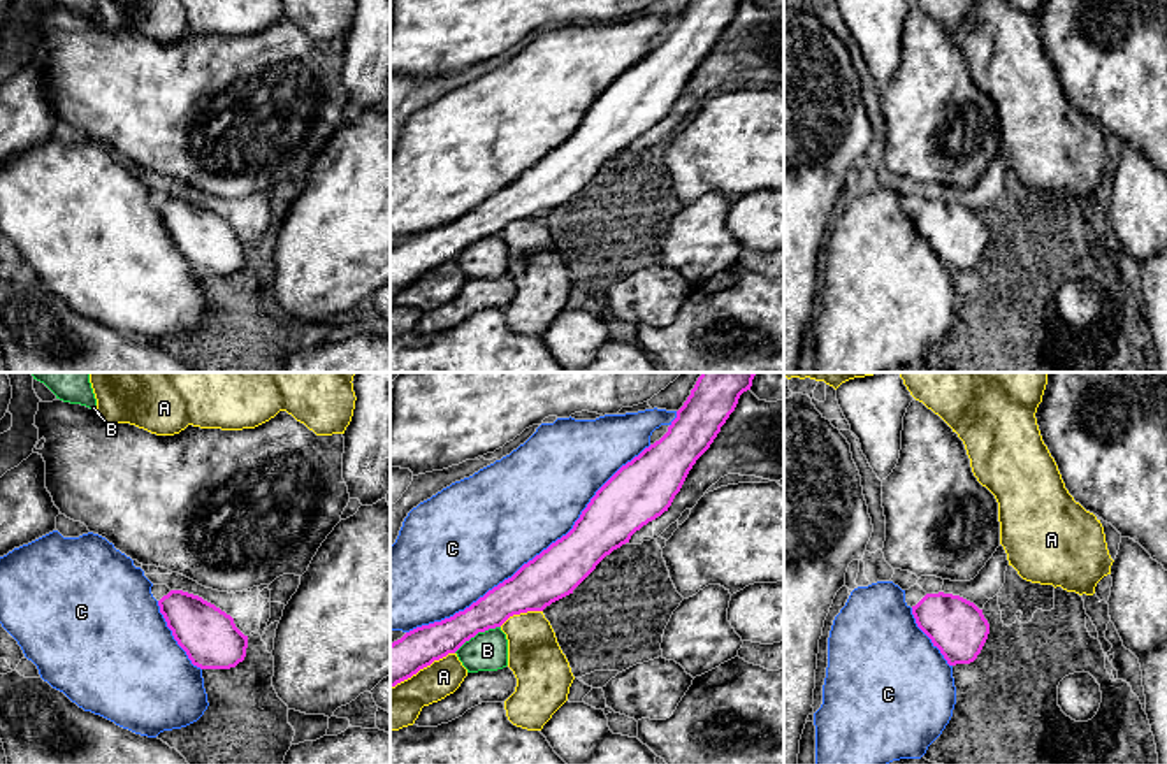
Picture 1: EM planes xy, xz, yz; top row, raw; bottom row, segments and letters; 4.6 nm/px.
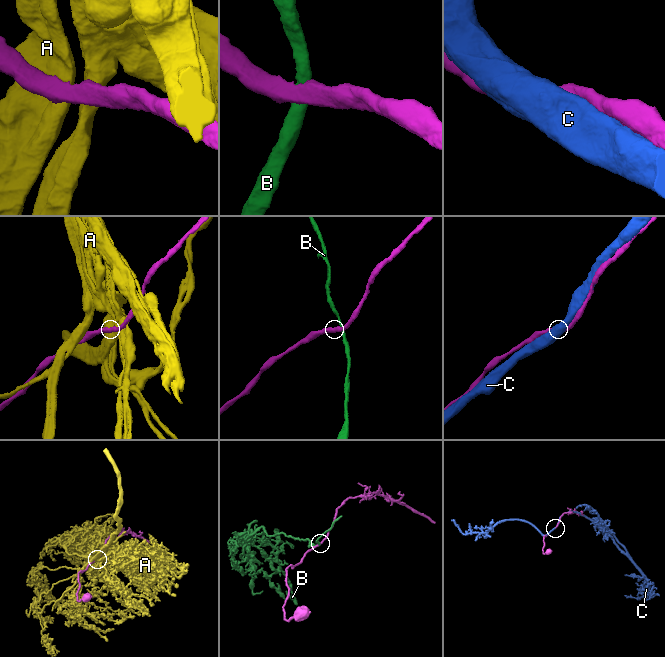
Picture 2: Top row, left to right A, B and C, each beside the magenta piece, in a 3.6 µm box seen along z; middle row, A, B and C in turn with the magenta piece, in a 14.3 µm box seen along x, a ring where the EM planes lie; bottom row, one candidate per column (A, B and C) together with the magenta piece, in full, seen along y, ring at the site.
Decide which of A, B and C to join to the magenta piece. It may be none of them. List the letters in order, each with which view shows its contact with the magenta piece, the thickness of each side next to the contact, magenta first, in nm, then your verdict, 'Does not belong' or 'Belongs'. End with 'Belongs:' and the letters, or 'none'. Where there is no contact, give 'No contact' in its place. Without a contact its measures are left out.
A: Touches magenta in xz. Thickness 190 nm (magenta) against 190 nm. Does not belong
B: Touches magenta in xz. Thickness 170 nm (magenta) against 180 nm. Does not belong
C: Touches magenta in xz. Thickness 220 nm (magenta) against 480 nm. Belongs
Belongs: C

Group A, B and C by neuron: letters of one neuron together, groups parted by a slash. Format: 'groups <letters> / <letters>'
groups A B / C

